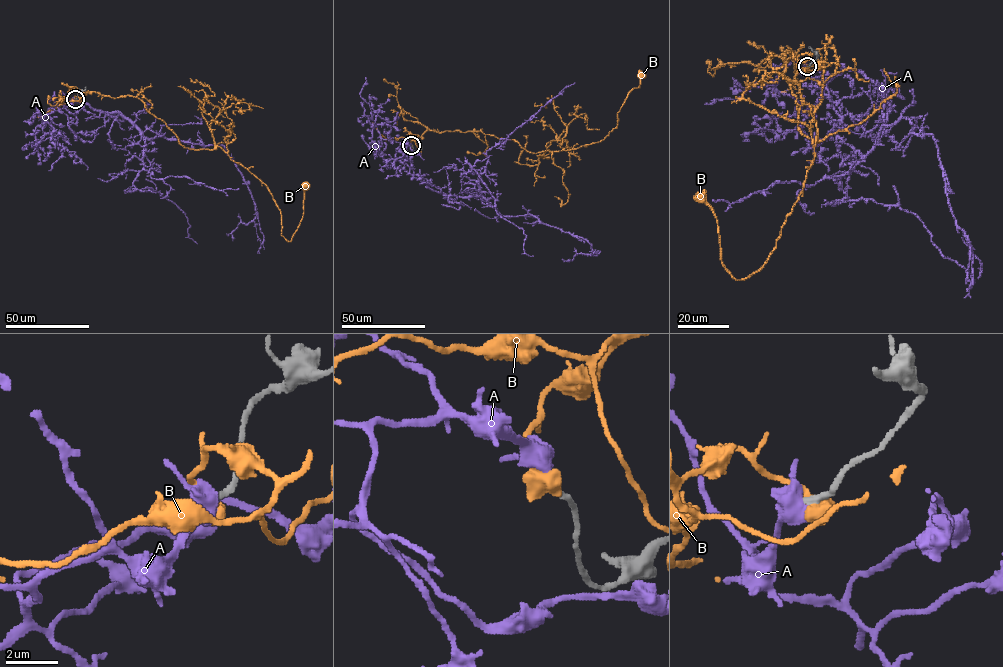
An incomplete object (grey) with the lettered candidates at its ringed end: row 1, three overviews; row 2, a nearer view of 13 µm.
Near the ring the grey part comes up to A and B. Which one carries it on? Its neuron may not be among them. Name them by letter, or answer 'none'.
A

